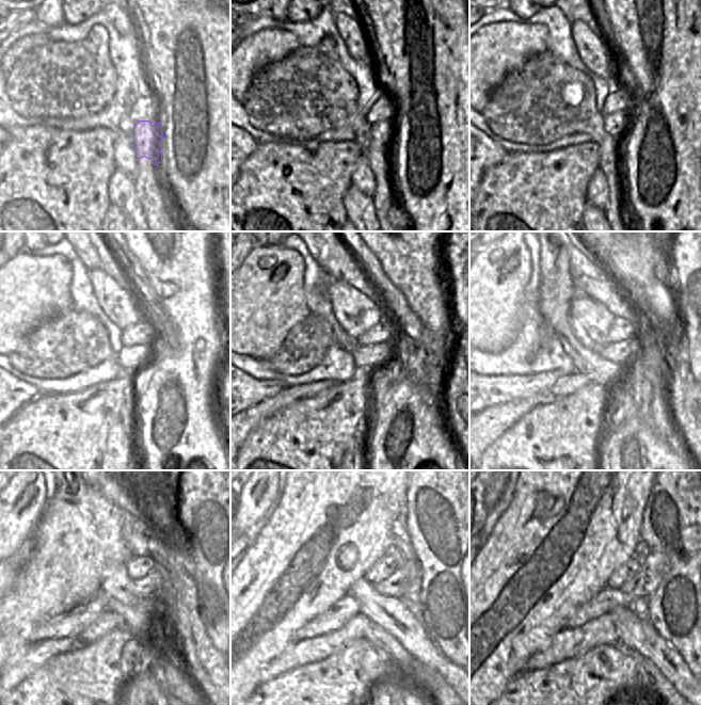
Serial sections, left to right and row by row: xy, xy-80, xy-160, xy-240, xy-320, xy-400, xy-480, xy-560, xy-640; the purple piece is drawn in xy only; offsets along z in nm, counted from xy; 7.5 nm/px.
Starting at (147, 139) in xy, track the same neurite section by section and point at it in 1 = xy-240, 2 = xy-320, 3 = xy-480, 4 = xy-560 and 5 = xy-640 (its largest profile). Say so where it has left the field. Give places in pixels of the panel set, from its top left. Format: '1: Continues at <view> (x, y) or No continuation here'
1: Continues at xy-240 (132, 358)
2: Continues at xy-320 (371, 357)
3: Continues at xy-480 (149, 586)
4: Continues at xy-560 (395, 586)
5: Continues at xy-640 (643, 583).

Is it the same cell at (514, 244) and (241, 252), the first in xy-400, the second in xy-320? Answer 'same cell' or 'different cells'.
different cells

